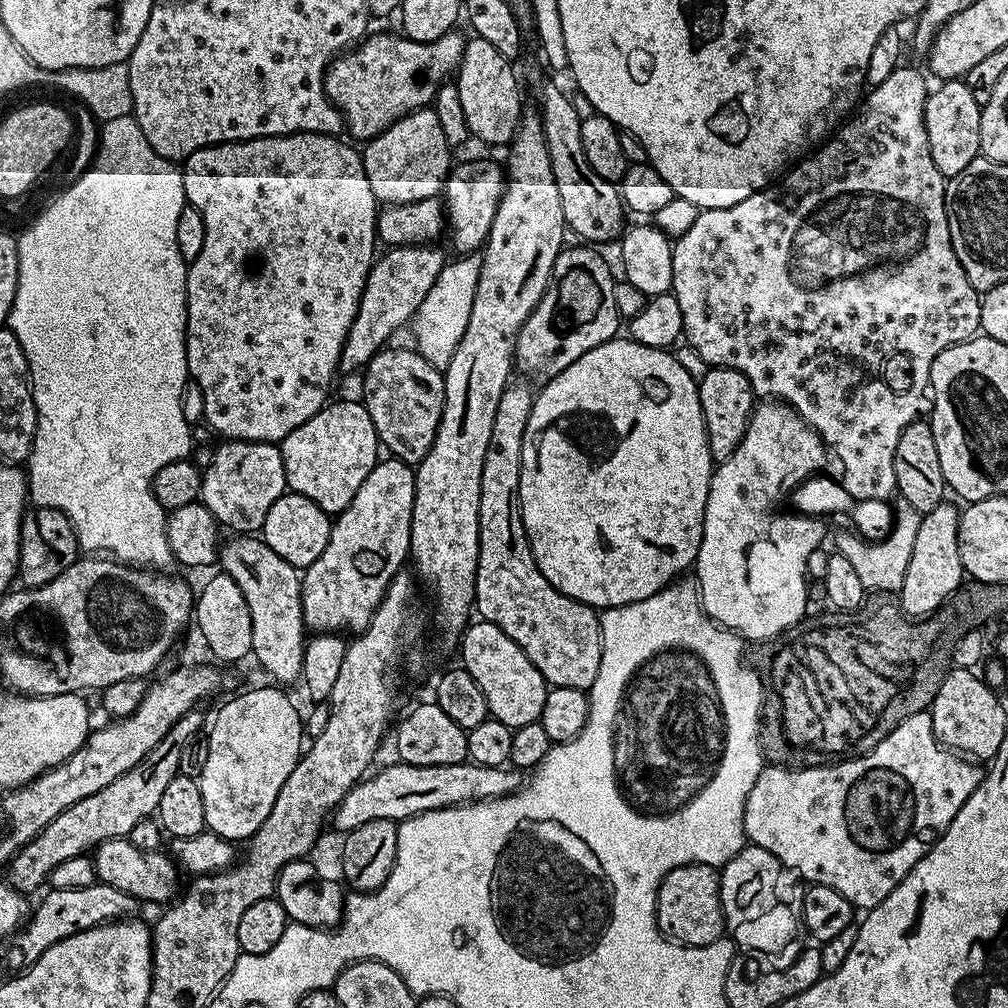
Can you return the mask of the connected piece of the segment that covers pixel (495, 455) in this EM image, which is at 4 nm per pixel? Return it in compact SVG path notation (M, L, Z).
M509 382L502 398L498 398L498 410L494 414L494 426L490 430L490 446L486 446L486 458L482 462L482 486L478 522L480 523L480 549L476 567L475 611L479 619L497 624L538 666L538 674L553 688L570 686L570 690L587 692L598 678L598 666L602 666L602 630L597 609L562 594L538 570L538 562L532 553L528 535L520 513L520 479L522 478L522 442L526 426L530 422L530 410L534 399L533 389L524 384Z

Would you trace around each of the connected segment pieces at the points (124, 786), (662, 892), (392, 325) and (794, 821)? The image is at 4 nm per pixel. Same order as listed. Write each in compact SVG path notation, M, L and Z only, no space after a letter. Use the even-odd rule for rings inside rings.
M200 710L187 712L182 718L178 718L178 722L174 722L170 734L166 734L166 738L162 738L162 742L158 742L154 750L145 754L142 762L126 770L126 774L114 778L110 786L102 786L98 794L90 794L90 798L82 798L82 802L74 802L74 806L62 810L58 818L51 820L44 831L12 857L12 887L25 894L32 894L35 888L43 889L54 866L66 862L66 858L91 853L107 840L126 838L138 822L151 817L158 802L162 802L162 793L165 792L166 785L180 771L178 758L182 758L182 746L186 746L188 740L202 732L205 727L203 724L204 716Z
M687 864L681 868L670 870L666 878L662 878L660 889L656 895L656 924L661 932L669 938L675 938L681 944L706 946L710 942L721 939L725 935L724 911L720 905L720 873L710 864Z
M417 244L415 246L392 246L384 257L372 265L366 278L366 286L362 290L362 298L358 306L358 314L348 331L344 349L340 355L339 371L356 372L368 367L377 352L389 343L388 340L404 323L411 321L416 315L418 306L430 294L430 286L444 269L446 256L436 246Z
M931 711L910 714L906 722L902 722L878 746L874 746L869 752L855 758L844 758L839 762L824 762L819 766L805 766L803 768L789 768L787 766L768 766L761 771L760 776L754 782L750 794L746 798L744 807L744 835L748 844L756 844L762 850L770 850L774 858L778 858L781 869L797 872L808 884L821 884L830 886L842 894L851 902L853 909L867 910L878 906L914 870L914 866L934 845L940 841L940 836L948 829L954 814L966 806L966 798L974 794L974 790L980 785L982 779L982 768L979 763L965 758L947 748L940 743L932 734L932 714Z

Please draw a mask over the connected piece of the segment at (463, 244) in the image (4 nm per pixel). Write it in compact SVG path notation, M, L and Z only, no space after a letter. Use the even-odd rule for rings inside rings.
M468 160L449 171L442 189L442 203L446 213L446 236L452 239L457 253L475 253L487 241L505 183L505 169L492 160Z

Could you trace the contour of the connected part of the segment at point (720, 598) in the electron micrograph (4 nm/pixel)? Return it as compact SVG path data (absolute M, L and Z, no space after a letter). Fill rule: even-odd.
M779 402L761 404L764 405L753 411L738 450L734 450L734 454L713 471L704 515L704 533L694 565L694 580L698 585L700 602L704 605L704 615L709 620L739 634L745 641L768 642L805 619L808 588L804 582L808 557L812 550L825 543L823 519L801 514L780 516L776 508L783 497L785 499L803 481L823 469L820 467L824 464L826 449L820 436L788 405Z

